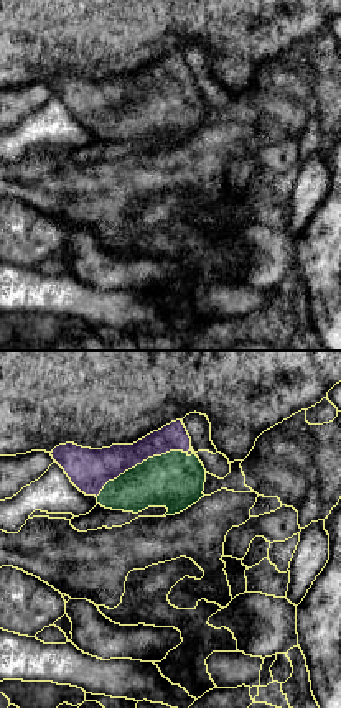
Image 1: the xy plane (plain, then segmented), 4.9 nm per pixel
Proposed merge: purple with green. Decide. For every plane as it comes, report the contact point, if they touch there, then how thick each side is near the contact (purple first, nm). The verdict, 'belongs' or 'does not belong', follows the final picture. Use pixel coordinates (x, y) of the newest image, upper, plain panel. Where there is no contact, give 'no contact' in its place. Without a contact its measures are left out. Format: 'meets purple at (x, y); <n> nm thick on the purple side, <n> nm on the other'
meets purple at (140, 94); 200 nm thick on the purple side, 280 nm on the other

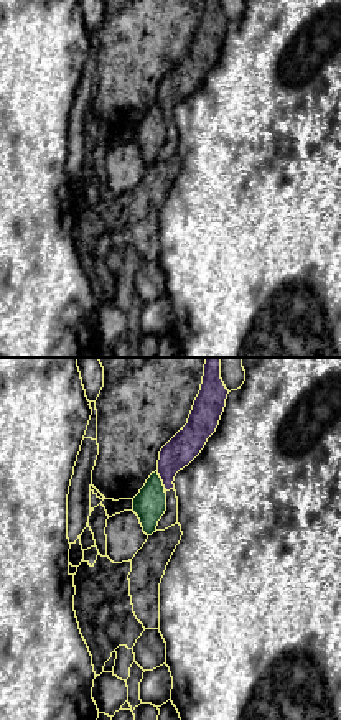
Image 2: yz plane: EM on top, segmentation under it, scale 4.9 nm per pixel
meets purple at (162, 111); 150 nm thick on the purple side, 160 nm on the other

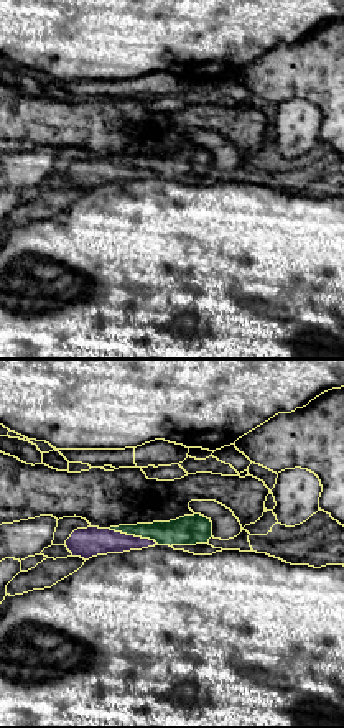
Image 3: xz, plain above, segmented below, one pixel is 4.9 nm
meets purple at (134, 167); 150 nm thick on the purple side, 140 nm on the other

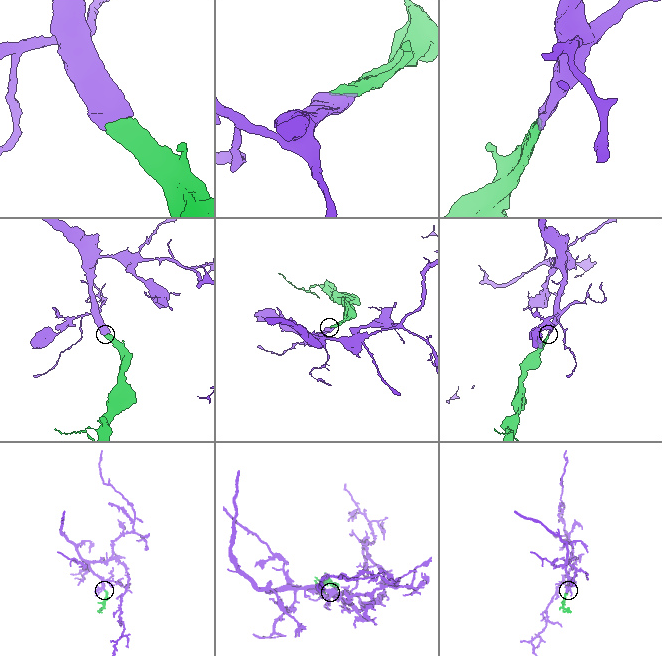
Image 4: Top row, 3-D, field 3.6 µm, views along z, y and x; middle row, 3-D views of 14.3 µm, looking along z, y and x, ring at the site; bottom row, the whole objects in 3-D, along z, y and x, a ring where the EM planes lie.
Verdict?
belongs

